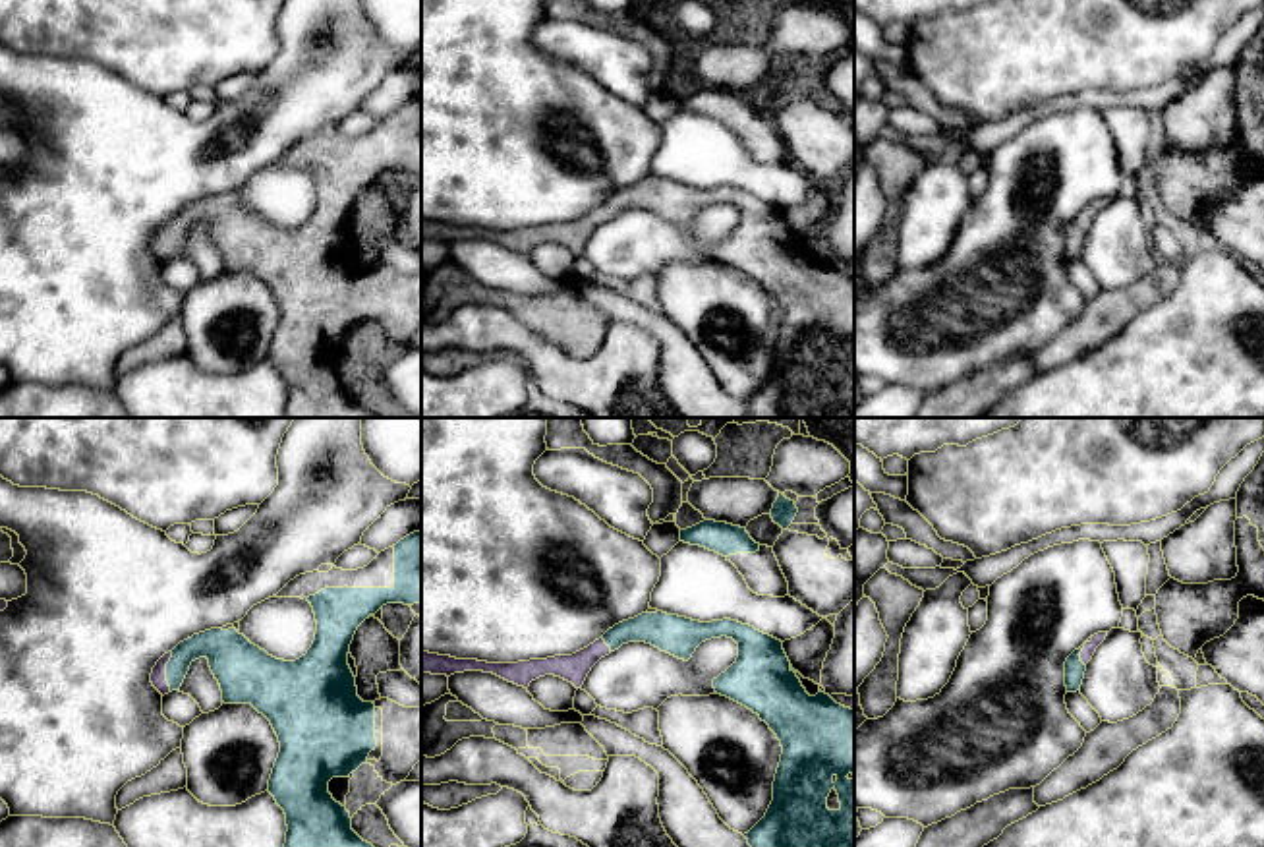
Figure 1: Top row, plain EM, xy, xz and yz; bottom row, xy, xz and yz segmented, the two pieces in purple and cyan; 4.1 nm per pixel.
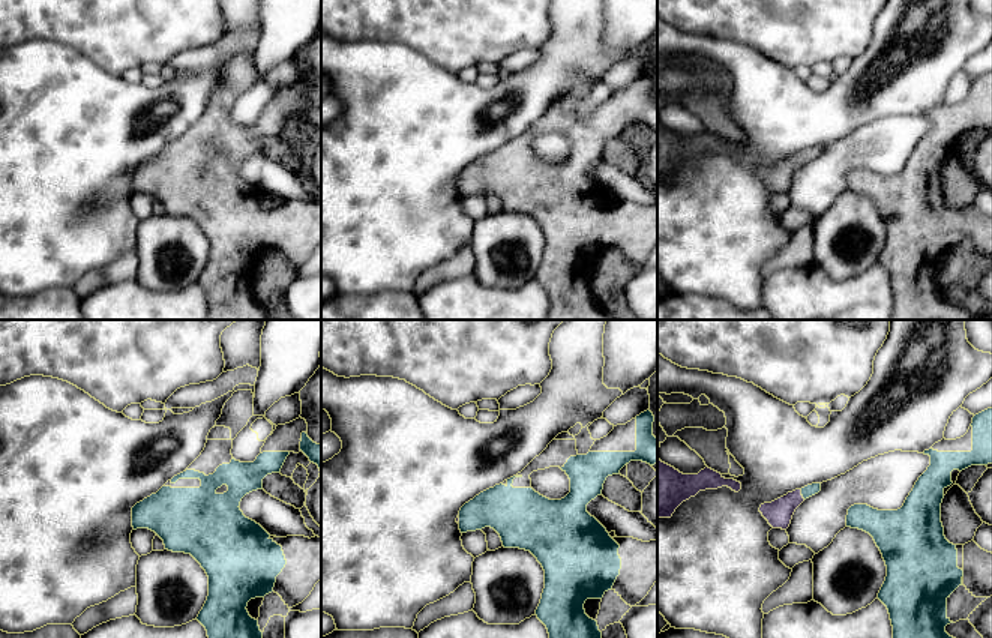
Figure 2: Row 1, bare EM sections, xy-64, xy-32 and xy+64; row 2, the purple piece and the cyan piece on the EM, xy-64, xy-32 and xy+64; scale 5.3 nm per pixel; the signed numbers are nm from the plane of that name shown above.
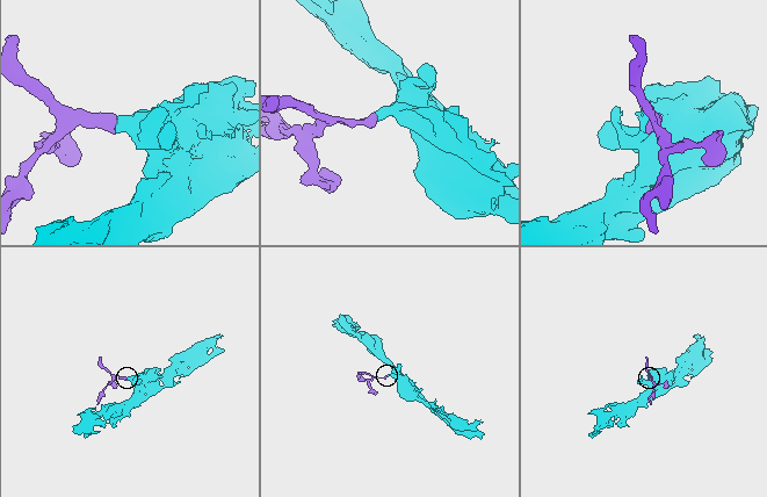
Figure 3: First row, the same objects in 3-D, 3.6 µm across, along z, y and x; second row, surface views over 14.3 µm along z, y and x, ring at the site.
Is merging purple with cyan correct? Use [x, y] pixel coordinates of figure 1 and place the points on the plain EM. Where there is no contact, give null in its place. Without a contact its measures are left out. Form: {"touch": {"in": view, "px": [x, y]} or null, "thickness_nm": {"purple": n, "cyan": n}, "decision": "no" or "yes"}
{"touch": {"in": "xy", "px": [165, 238]}, "thickness_nm": {"purple": 70, "cyan": 150}, "decision": "yes"}

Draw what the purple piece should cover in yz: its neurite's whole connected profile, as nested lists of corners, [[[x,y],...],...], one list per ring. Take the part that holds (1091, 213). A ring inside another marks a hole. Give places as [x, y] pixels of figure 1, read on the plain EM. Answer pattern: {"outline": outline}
{"outline": [[[1107,199],[1090,203],[1078,217],[1075,217],[1065,228],[1065,253],[1067,259],[1080,257],[1086,230],[1092,226],[1096,215],[1106,207]]]}

